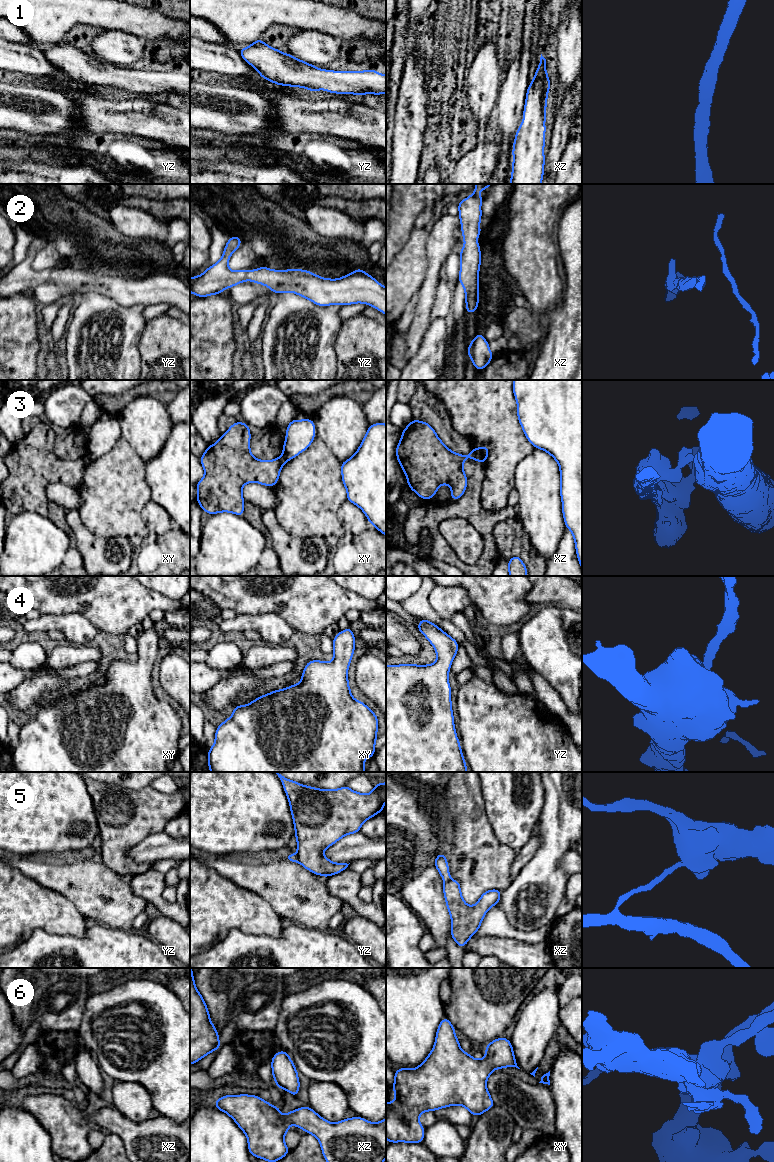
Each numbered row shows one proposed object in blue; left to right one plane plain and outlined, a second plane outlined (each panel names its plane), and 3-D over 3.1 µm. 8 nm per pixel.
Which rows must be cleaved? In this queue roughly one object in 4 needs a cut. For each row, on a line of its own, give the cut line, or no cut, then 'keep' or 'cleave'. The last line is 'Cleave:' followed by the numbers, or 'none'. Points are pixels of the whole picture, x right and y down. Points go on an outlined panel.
1: cut none; keep
2: cut none; keep
3: cut xz (479, 448), (486, 456); cleave
4: cut none; keep
5: cut yz (296, 855), (298, 861); cleave
6: cut none; keep
Cleave: 3, 5

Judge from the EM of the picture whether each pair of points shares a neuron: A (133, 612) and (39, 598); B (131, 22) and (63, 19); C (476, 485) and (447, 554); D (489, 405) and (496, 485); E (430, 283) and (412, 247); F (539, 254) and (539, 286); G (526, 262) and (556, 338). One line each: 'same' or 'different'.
A: same
B: same
C: same
D: same
E: different
F: same
G: different

